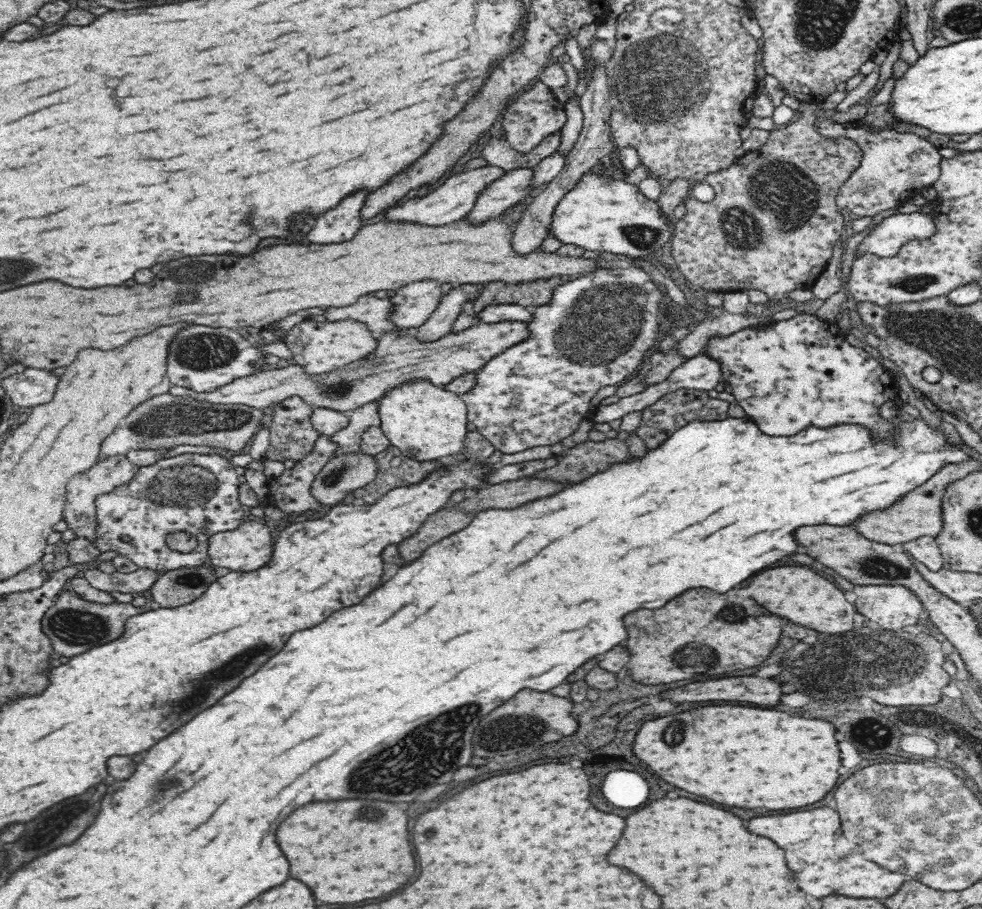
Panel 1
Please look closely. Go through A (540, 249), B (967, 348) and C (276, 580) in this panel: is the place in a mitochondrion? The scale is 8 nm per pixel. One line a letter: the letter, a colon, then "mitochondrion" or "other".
A: other
B: mitochondrion
C: other

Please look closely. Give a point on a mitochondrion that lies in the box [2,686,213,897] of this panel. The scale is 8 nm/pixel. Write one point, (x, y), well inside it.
(63, 819)

